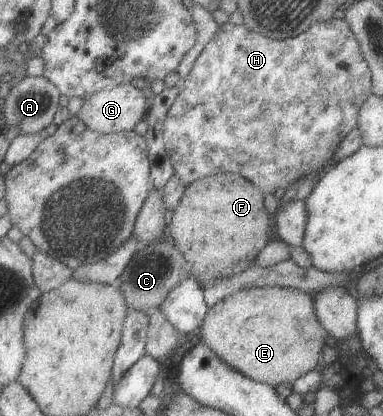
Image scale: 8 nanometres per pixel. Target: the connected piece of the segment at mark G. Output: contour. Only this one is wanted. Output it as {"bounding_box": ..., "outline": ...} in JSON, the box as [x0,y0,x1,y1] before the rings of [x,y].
{"bounding_box":[76,84,150,134],"outline":[[[121,84],[85,99],[76,116],[102,134],[126,132],[145,120],[149,107],[150,101],[138,86]]]}

